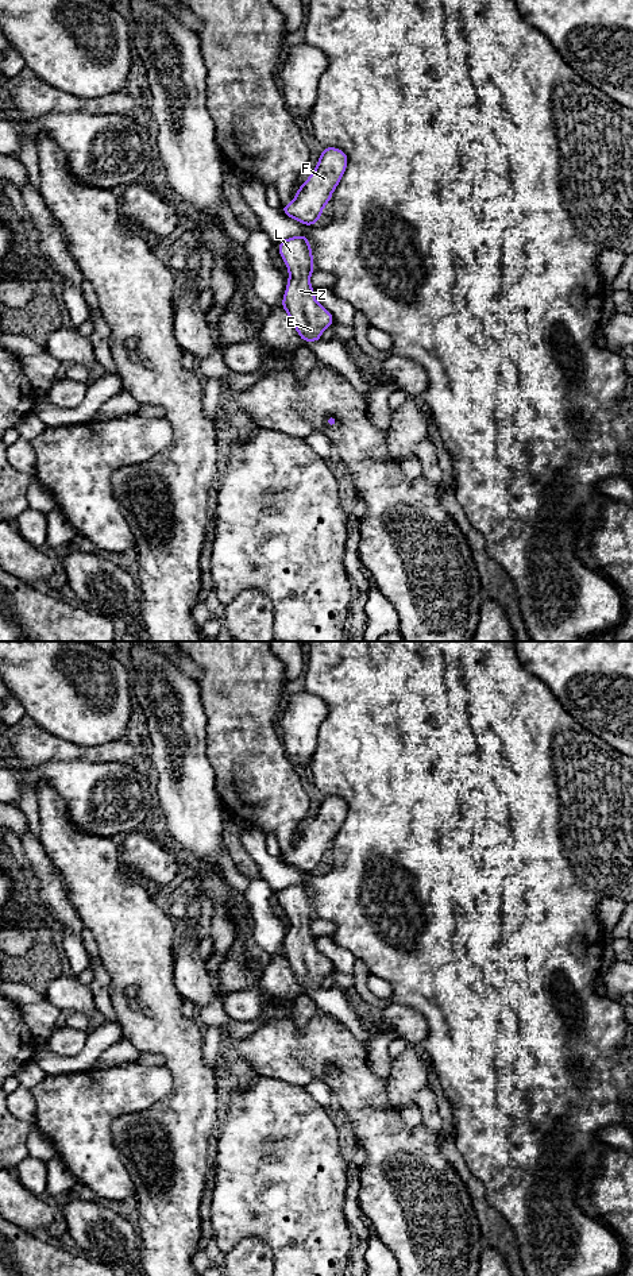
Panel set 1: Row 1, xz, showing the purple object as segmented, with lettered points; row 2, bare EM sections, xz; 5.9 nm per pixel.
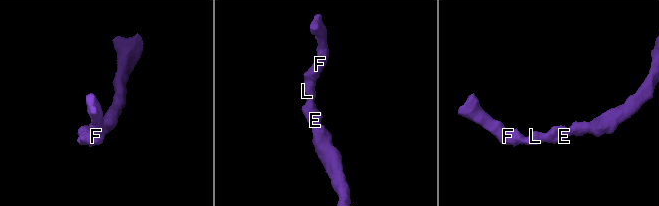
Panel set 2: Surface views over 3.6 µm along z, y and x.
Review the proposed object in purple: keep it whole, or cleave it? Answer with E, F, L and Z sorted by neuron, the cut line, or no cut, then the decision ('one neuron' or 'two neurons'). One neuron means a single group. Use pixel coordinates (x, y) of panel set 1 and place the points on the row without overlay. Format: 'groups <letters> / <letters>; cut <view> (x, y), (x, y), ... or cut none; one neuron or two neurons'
groups E F L Z; cut none; one neuron

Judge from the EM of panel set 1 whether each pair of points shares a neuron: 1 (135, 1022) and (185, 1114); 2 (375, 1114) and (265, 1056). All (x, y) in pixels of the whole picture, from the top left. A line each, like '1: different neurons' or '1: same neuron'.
1: same neuron
2: same neuron

